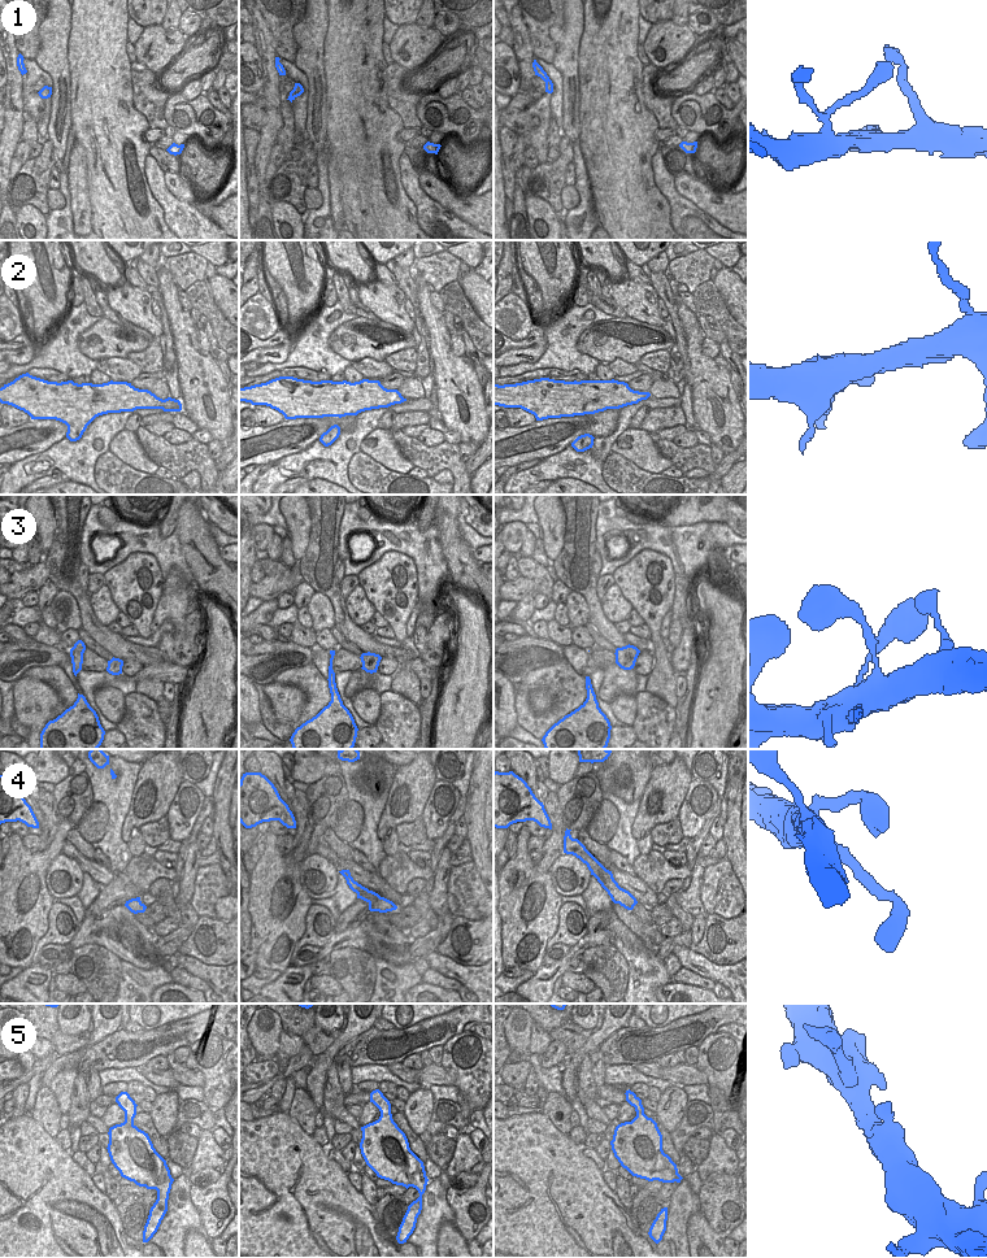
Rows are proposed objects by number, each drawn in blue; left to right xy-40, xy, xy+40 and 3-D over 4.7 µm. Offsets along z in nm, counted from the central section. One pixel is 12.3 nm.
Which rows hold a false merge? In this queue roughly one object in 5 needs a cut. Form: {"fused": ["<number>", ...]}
{"fused": []}

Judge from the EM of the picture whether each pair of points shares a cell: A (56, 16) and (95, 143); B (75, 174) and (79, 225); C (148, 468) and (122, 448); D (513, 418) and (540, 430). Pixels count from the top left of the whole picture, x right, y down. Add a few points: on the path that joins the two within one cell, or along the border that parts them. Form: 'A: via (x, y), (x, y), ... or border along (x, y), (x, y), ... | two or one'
A: border along (72, 22), (68, 43), (69, 82) | two
B: via (78, 187), (79, 212) | one
C: via (142, 462), (129, 451) | one
D: border along (537, 421), (517, 427), (509, 426) | two

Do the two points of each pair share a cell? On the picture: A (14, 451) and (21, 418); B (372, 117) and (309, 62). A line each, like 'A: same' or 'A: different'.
A: different
B: different

